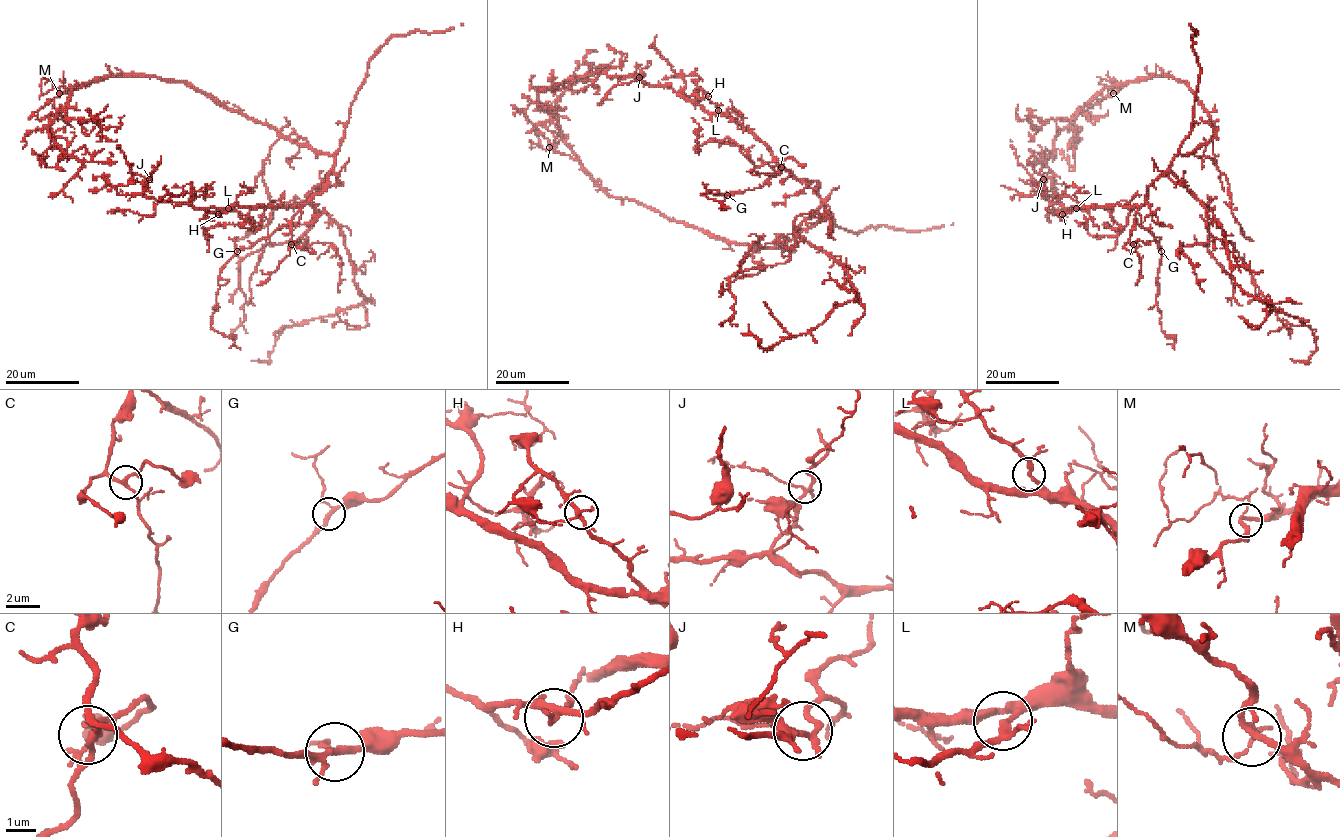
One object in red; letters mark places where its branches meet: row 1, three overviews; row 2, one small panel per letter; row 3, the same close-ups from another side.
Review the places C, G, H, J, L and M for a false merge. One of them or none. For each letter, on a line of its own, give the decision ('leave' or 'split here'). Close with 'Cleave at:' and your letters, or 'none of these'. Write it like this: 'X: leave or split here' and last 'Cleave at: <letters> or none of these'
C: leave
G: leave
H: leave
J: leave
L: leave
M: leave
Cleave at: none of these

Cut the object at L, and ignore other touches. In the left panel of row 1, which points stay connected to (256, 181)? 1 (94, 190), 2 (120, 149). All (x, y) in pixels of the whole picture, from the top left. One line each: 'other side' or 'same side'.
1: other side
2: other side

